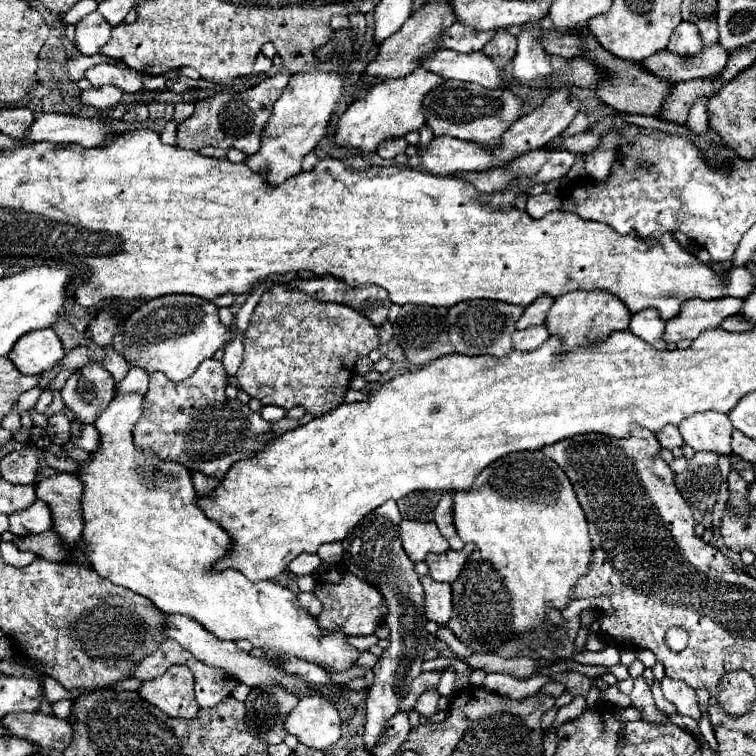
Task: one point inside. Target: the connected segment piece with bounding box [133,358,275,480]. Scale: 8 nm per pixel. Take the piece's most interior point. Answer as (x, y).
(193, 423)

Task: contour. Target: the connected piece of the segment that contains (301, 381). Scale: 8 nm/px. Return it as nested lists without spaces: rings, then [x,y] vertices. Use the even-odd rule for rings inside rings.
[[[277,284],[261,296],[259,304],[253,310],[251,322],[243,336],[243,362],[235,378],[241,390],[245,390],[253,398],[259,398],[263,404],[283,406],[285,410],[291,410],[293,406],[303,406],[307,412],[321,416],[341,404],[343,394],[349,388],[349,380],[353,378],[357,356],[367,356],[377,346],[377,328],[353,308],[347,308],[345,304],[321,302],[311,298],[309,294],[303,294],[301,290],[289,288],[287,284]]]

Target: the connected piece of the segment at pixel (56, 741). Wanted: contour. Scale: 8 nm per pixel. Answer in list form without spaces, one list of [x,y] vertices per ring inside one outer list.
[[[23,712],[9,714],[1,720],[1,724],[15,736],[33,740],[37,746],[47,750],[65,750],[73,738],[73,728],[67,720],[57,716],[45,716],[41,712]]]

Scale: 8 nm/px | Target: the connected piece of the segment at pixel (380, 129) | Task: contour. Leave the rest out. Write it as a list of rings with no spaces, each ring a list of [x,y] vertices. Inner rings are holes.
[[[423,66],[407,74],[405,78],[389,78],[389,80],[379,80],[371,84],[365,92],[363,98],[369,100],[355,100],[347,112],[339,118],[335,140],[339,146],[347,148],[359,148],[363,152],[373,152],[379,142],[385,138],[404,137],[411,130],[419,130],[425,124],[425,114],[423,114],[423,98],[427,96],[429,90],[437,88],[443,84],[445,78],[427,72]]]

